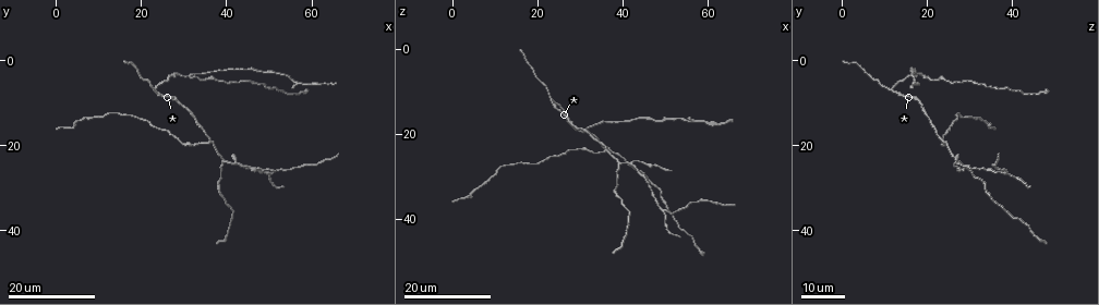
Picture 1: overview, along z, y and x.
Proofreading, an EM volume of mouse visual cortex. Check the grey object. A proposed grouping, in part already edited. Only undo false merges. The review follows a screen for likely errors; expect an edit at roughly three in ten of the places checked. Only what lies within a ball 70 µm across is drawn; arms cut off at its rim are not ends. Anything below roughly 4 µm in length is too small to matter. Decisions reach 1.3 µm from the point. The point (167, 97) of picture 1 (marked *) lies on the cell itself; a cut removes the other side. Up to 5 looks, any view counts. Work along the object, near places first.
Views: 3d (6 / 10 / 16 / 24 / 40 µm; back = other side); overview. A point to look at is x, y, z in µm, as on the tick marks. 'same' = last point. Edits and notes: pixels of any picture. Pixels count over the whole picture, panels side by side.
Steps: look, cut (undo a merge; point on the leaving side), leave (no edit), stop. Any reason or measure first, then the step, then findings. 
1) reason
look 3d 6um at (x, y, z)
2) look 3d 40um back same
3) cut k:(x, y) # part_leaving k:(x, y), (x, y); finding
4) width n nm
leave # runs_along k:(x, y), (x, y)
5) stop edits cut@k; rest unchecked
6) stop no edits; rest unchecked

three-way junction
look 3d 16um at (31.5, 4.0, 19.5)

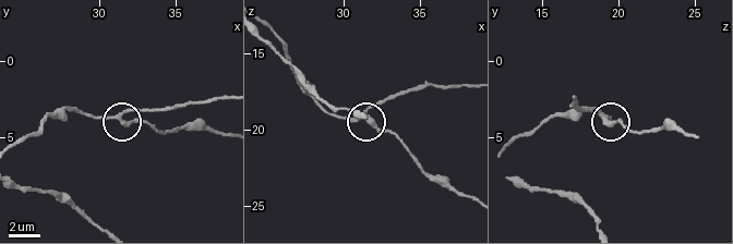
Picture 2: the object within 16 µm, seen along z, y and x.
closer look
look 3d 10um at (31.4, 3.8, 19.0)

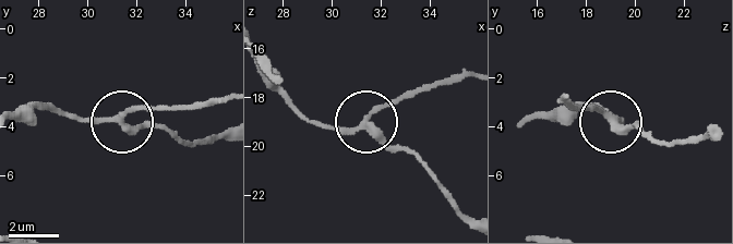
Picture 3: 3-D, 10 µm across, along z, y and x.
leave # runs_along 3:(17, 120), (43, 107), (74, 120), (118, 120), (171, 107); one cell here

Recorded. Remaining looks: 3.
looks like a crossing
look 3d 24um at (42.0, 24.5, 27.0)

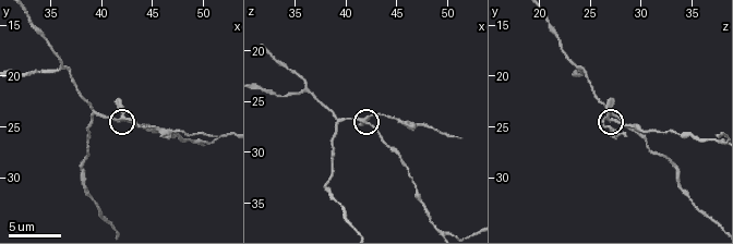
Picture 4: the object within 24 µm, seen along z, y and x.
look 3d 6um at (42.0, 24.2, 27.0)

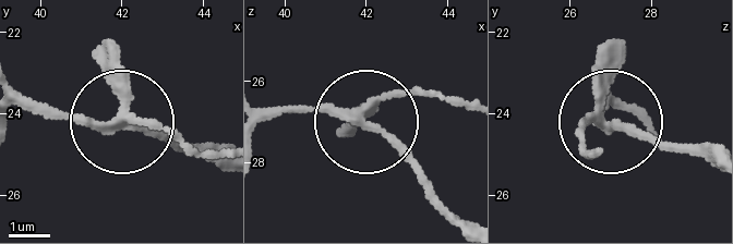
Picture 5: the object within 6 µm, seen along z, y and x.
arms 4
cut 5:(113, 61) # part_leaving 5:(115, 121), (225, 153); two cells meet here

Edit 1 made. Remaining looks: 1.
side arm on a straight run
look 3d 16um at (36.0, 19.4, 24.0)

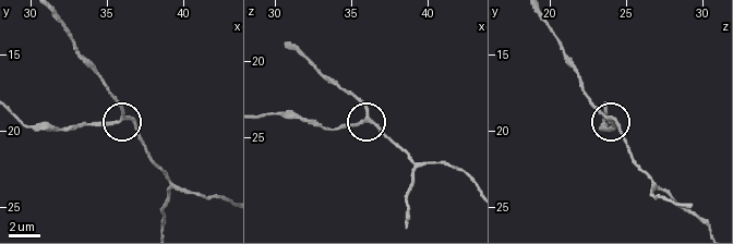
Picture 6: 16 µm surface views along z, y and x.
width 220 nm
leave # runs_along 6:(55, 19), (145, 143); continuous, no second cell

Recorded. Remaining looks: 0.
stop edits cut@5; rest unchecked

